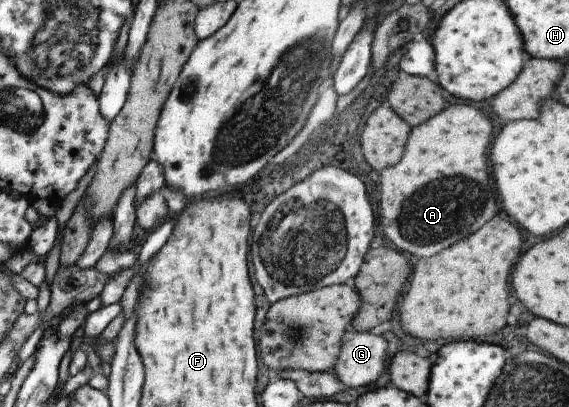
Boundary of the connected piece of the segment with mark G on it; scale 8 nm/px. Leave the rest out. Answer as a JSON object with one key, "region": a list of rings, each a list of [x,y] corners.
{"region":[[[346,326],[338,360],[332,368],[344,389],[360,388],[376,380],[386,366],[386,345],[383,335],[359,333]]]}

